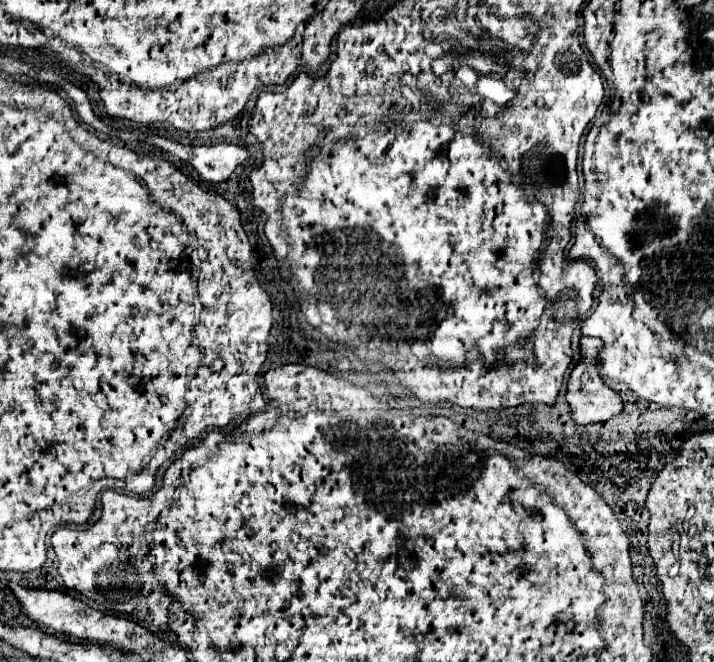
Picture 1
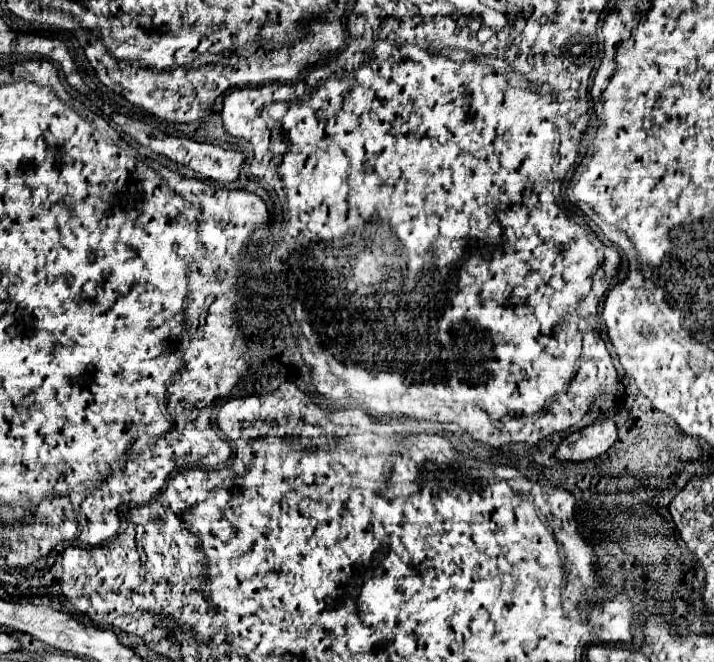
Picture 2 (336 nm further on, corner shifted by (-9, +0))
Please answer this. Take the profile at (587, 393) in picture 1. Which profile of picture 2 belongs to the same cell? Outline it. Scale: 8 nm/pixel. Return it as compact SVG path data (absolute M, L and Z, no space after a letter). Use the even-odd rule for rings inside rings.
M609 422L593 424L565 438L563 444L555 452L555 458L561 462L563 460L569 460L569 462L591 460L605 454L613 446L615 440L617 440L615 424L609 424Z

